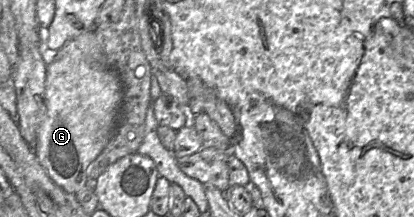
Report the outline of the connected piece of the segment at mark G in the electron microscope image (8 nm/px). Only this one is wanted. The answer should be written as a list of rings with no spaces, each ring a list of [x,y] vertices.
[[[93,29],[66,42],[46,65],[46,114],[38,127],[34,152],[52,181],[67,193],[76,194],[88,183],[87,168],[109,142],[122,98],[120,77],[108,64]]]

